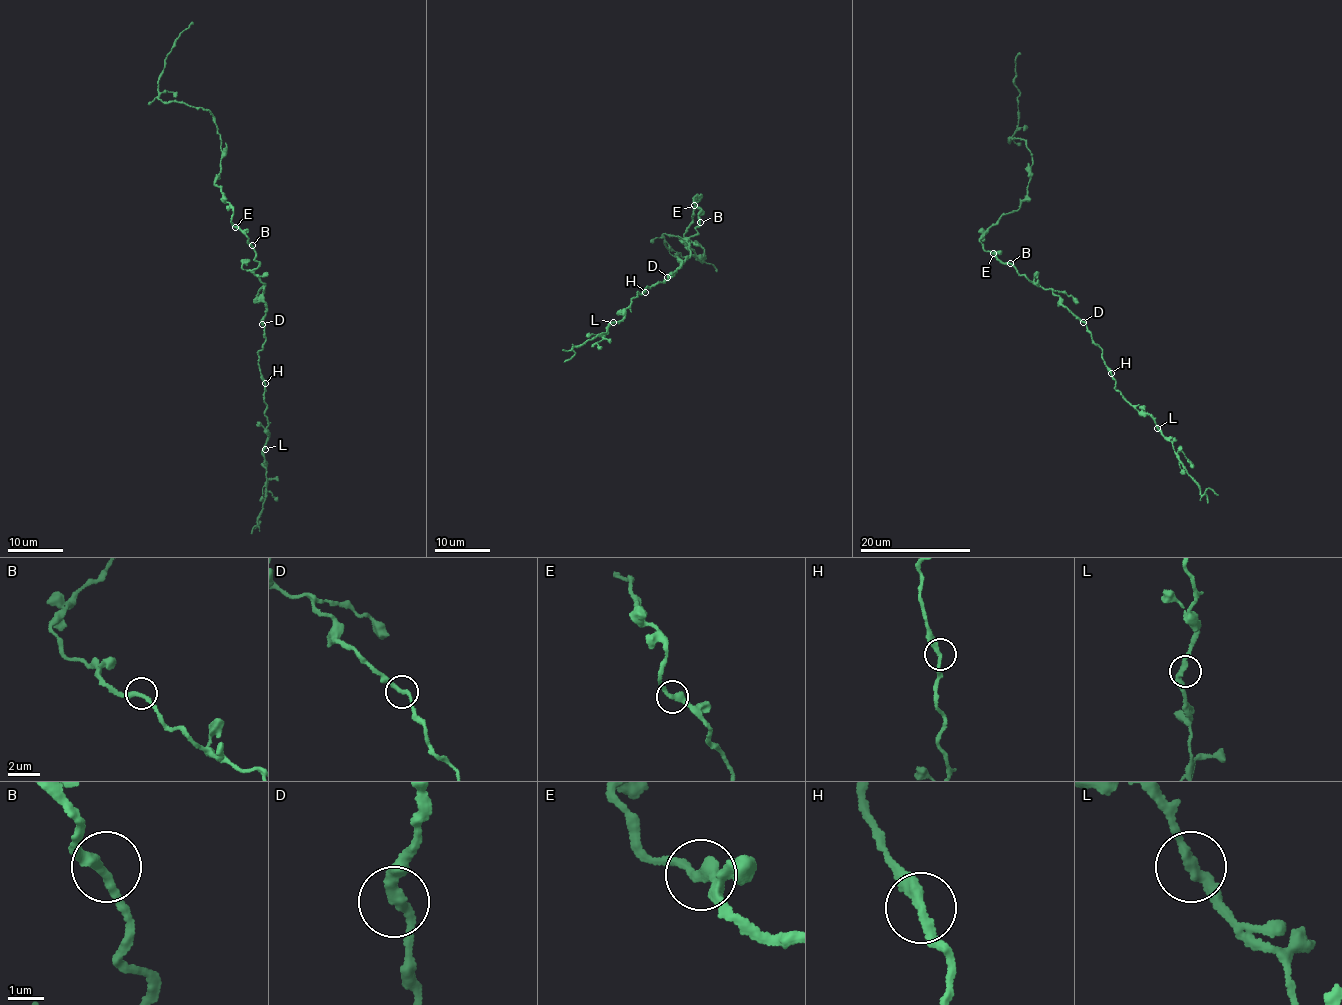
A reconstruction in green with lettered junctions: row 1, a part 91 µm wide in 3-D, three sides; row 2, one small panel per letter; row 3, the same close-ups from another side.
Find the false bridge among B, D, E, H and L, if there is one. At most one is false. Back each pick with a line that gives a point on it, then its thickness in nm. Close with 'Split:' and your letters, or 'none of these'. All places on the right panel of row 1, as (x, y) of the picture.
Split: none of these

